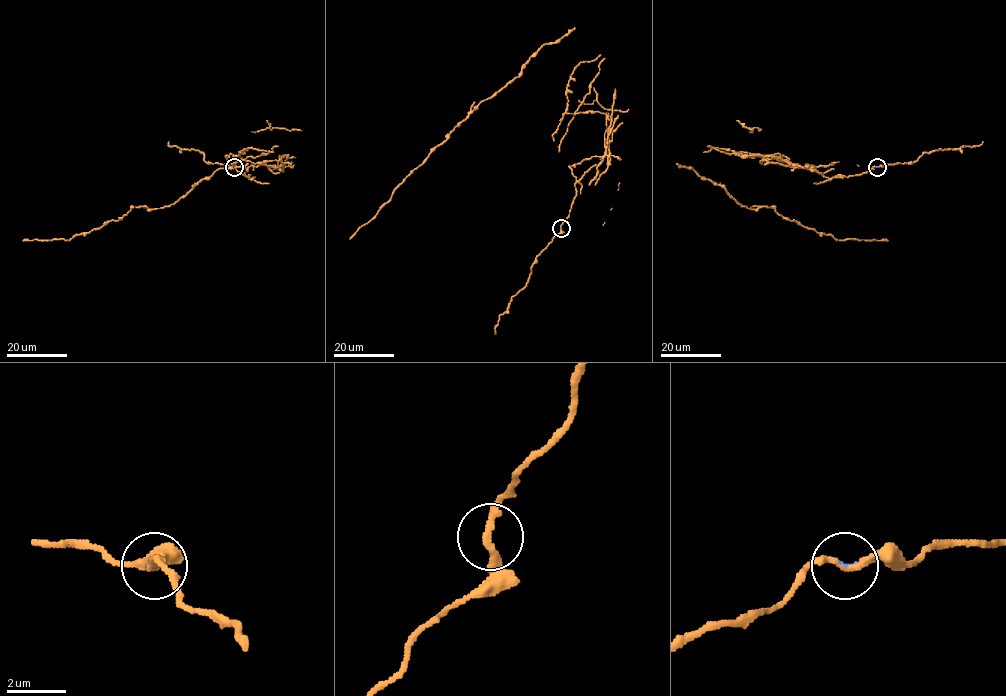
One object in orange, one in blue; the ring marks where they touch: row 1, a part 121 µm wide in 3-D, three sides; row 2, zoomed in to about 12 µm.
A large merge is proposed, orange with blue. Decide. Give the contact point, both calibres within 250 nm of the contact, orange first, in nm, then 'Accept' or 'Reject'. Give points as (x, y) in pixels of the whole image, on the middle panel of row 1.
Place: (561, 228). Thickness 220 nm (orange) against 100 nm. Reject

